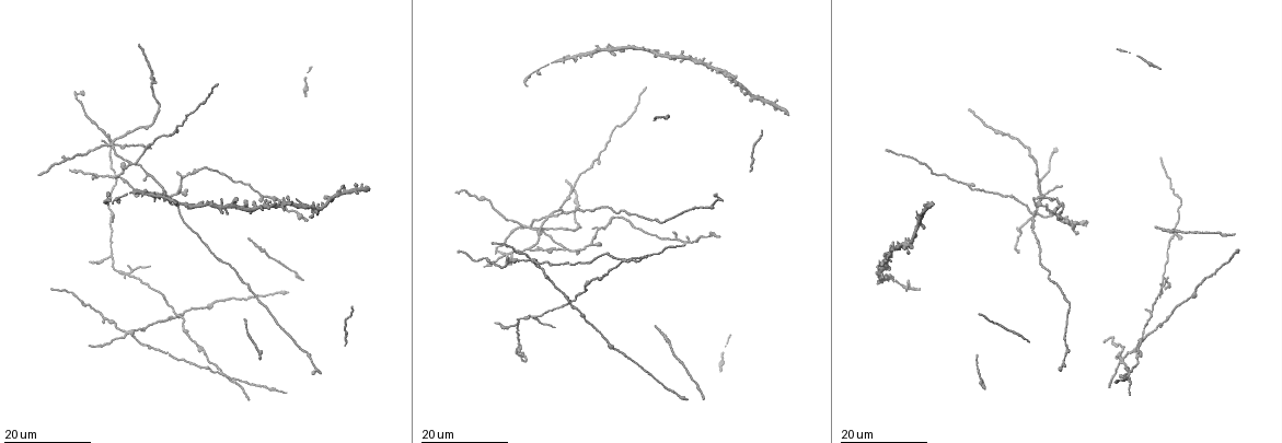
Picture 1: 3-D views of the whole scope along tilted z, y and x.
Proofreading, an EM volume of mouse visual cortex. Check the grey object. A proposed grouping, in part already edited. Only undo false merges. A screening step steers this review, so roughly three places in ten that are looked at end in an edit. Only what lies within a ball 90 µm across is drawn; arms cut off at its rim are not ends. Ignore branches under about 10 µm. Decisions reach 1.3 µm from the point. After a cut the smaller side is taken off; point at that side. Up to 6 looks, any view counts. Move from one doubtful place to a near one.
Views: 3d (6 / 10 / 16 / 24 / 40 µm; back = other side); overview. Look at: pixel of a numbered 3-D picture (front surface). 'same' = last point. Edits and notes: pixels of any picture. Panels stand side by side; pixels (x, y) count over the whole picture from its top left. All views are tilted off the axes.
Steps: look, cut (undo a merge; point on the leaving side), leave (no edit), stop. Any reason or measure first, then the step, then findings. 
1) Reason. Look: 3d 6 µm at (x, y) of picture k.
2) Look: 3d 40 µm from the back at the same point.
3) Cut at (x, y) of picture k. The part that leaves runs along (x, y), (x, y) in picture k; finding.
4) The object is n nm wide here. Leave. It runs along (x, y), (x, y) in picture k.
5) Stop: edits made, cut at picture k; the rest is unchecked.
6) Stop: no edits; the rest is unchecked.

Two arms at a narrow angle. Look: 3d 16 µm at (530, 228) of picture 1.

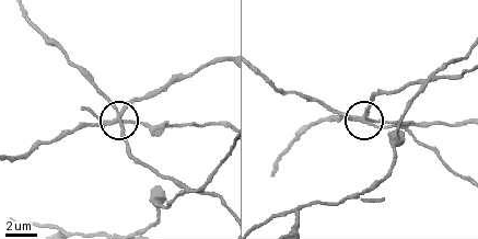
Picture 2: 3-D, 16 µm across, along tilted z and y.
Look: 3d 6 µm at (115, 122) of picture 2.

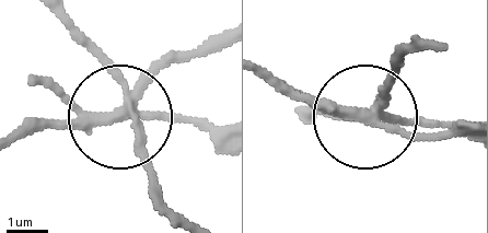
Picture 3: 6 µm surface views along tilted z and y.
The side arm is 22 µm long. Cut at (62, 121) of picture 3. A second cell is stuck on.

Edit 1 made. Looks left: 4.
Look: 3d 16 µm at (1122, 358) of picture 1.

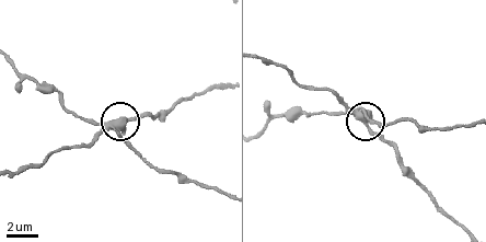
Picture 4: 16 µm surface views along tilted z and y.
Zoom in. Look: 3d 6 µm at (367, 124) of picture 4.

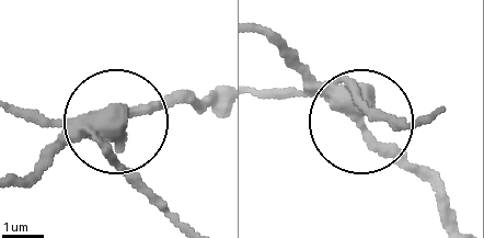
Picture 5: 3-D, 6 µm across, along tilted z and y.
Cut at (42, 161) of picture 5. The part that leaves runs along (91, 124), (220, 97) in picture 5; two cells meet here.

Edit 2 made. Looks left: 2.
Three arms meet. Look: 3d 16 µm at (224, 373) of picture 1.

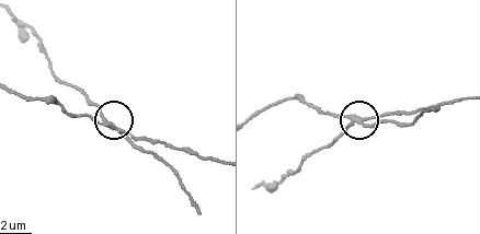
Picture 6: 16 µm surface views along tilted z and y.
Look: 3d 6 µm at (107, 122) of picture 6.

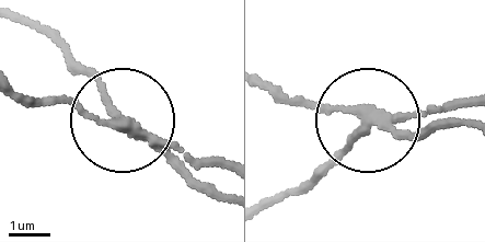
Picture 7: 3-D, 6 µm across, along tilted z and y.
Cut at (172, 166) of picture 7. The part that leaves runs along (126, 124), (95, 81), (24, 23) in picture 7; two cells meet here.

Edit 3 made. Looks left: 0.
Stop: edits made, cut at picture 3, cut at picture 5, cut at picture 7; the rest is unchecked.

